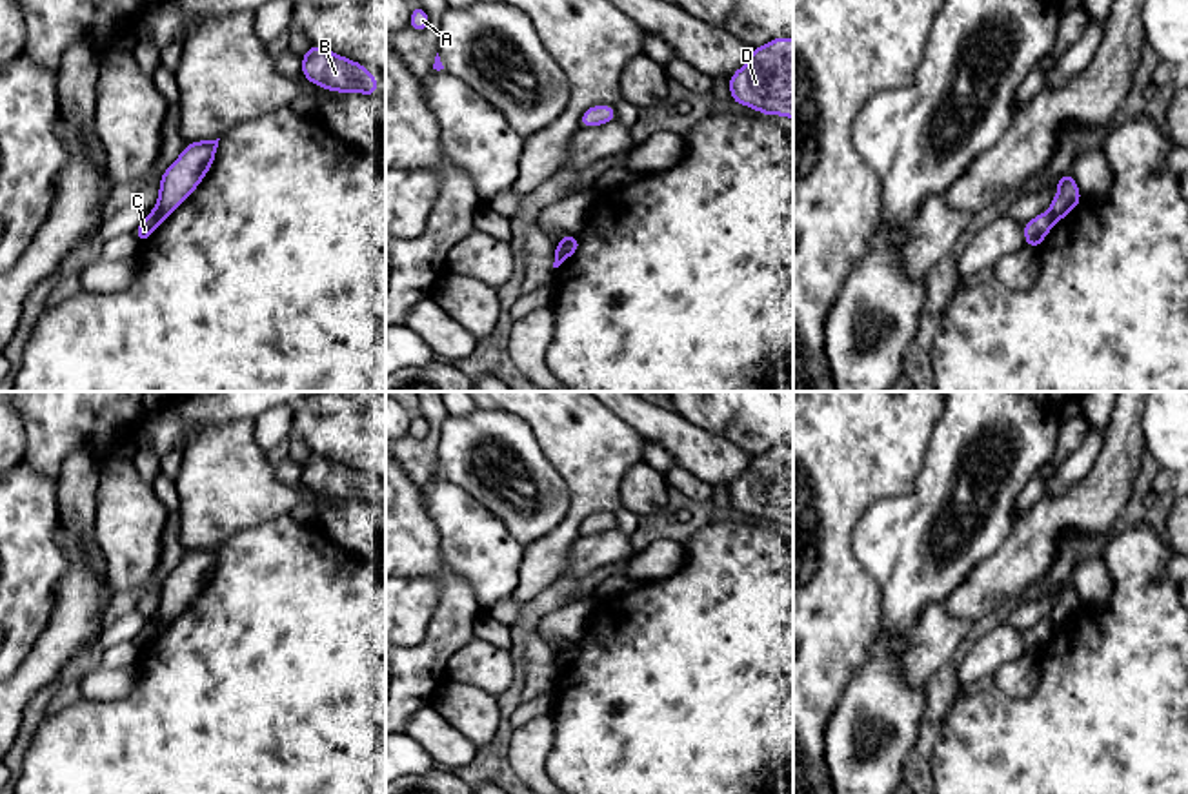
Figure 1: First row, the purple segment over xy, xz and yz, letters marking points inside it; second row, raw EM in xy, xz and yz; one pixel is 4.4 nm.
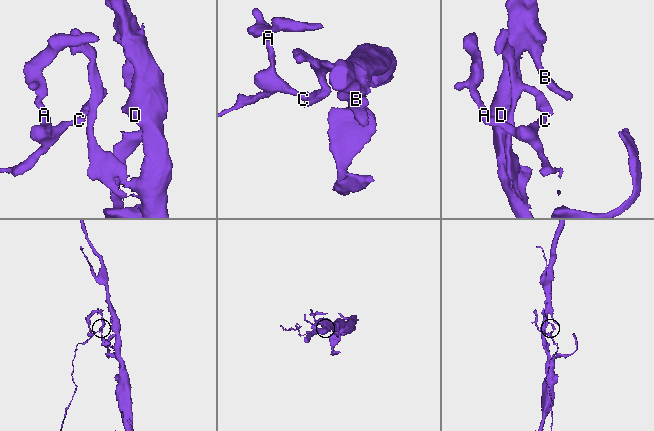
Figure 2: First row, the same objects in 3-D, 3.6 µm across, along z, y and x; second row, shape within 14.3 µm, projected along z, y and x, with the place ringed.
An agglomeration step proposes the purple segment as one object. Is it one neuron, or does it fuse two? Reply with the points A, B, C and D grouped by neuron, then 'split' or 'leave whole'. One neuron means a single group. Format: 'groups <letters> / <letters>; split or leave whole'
groups A C / B D; split

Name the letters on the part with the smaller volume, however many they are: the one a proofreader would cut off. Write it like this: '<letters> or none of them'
A, C

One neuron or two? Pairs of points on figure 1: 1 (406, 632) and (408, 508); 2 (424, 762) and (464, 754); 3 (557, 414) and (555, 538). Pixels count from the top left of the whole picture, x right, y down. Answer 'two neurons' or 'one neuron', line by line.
1: two neurons
2: two neurons
3: one neuron

